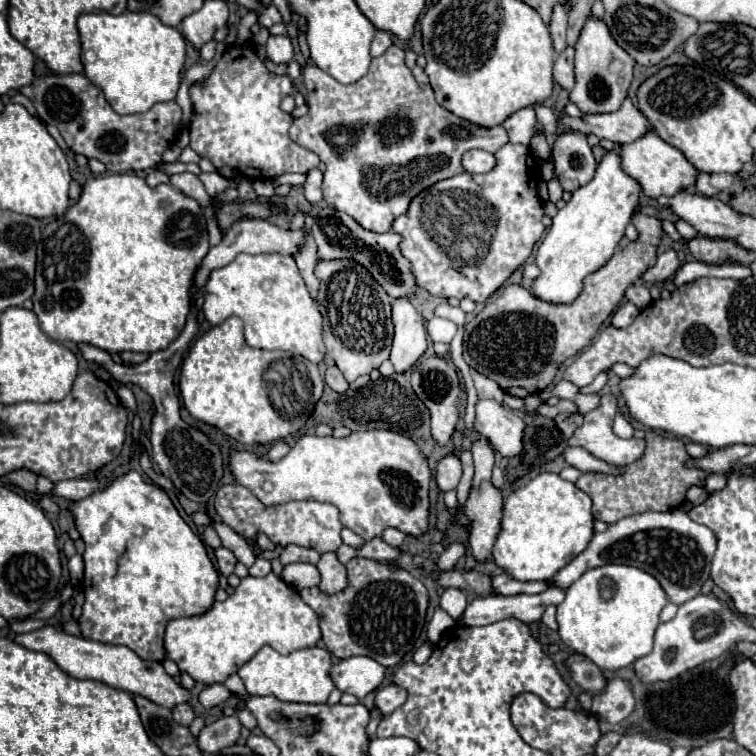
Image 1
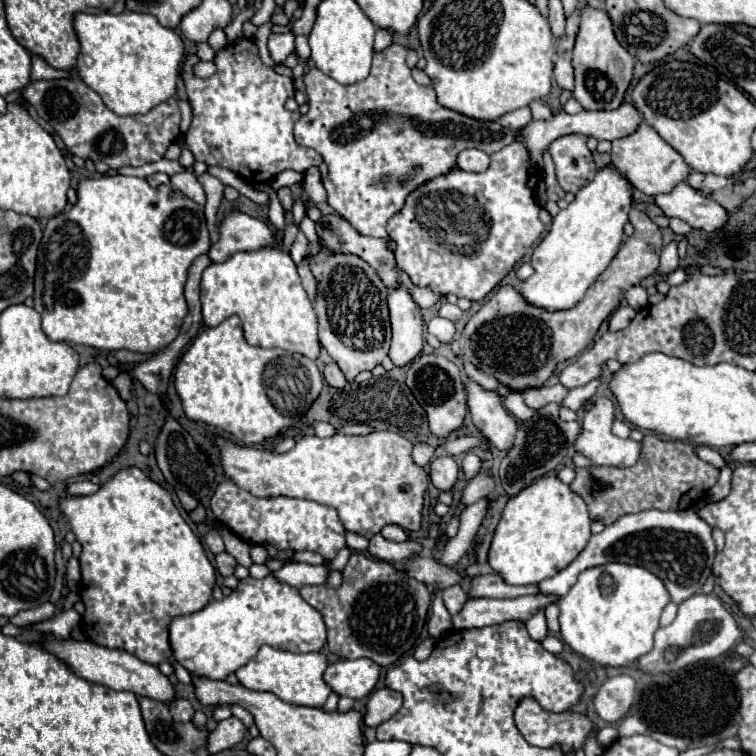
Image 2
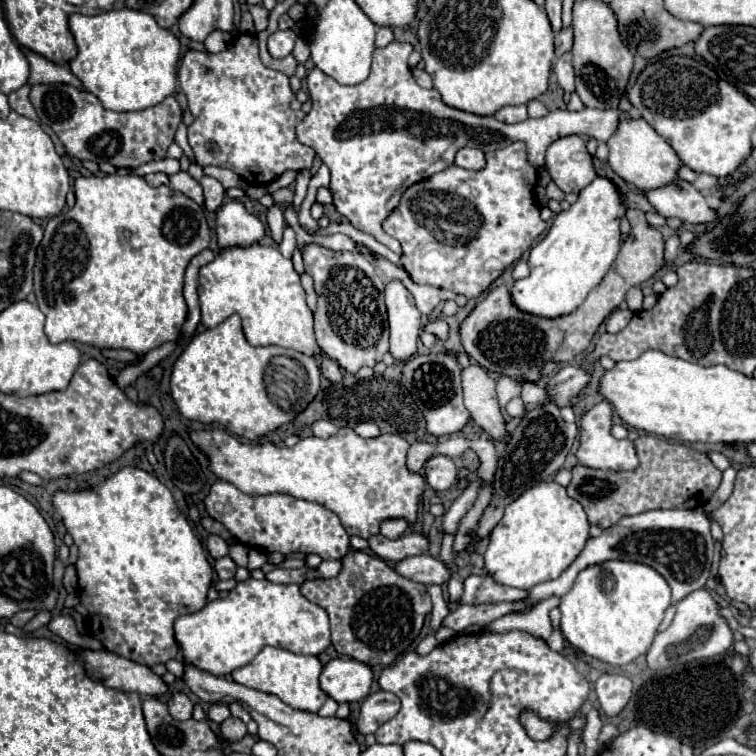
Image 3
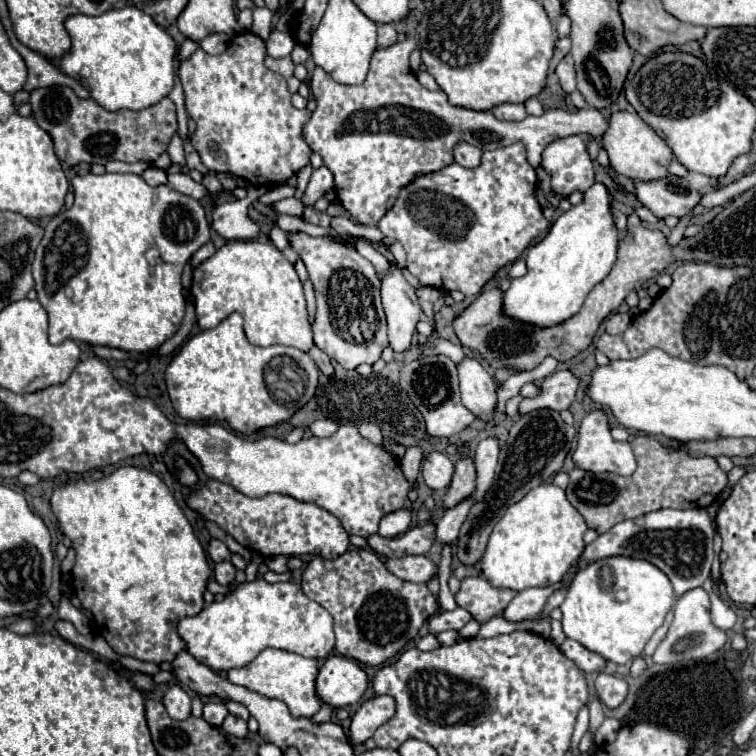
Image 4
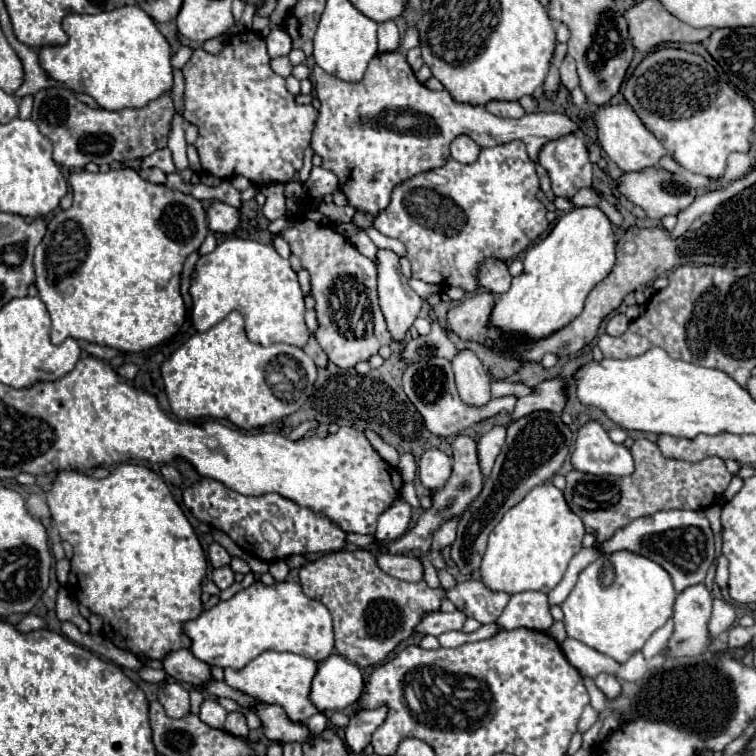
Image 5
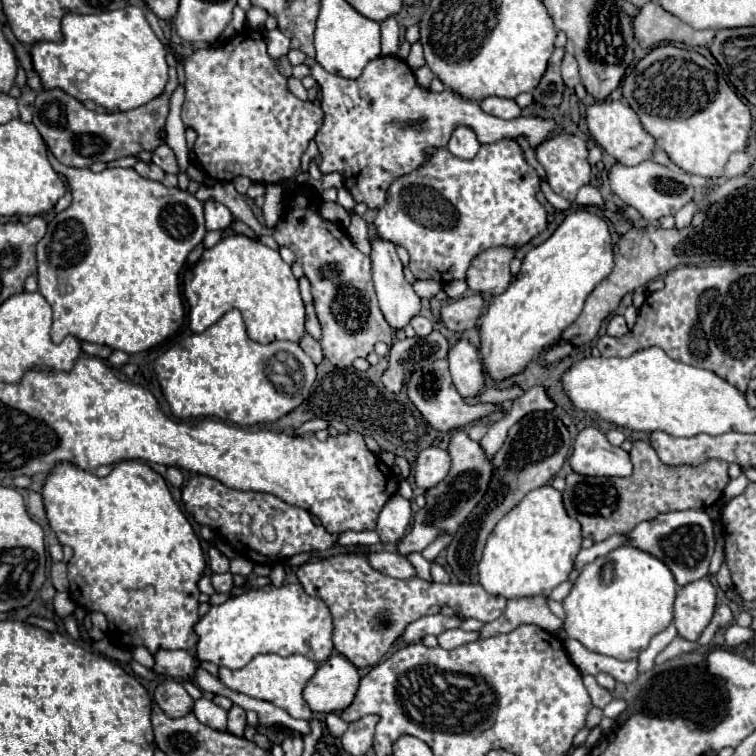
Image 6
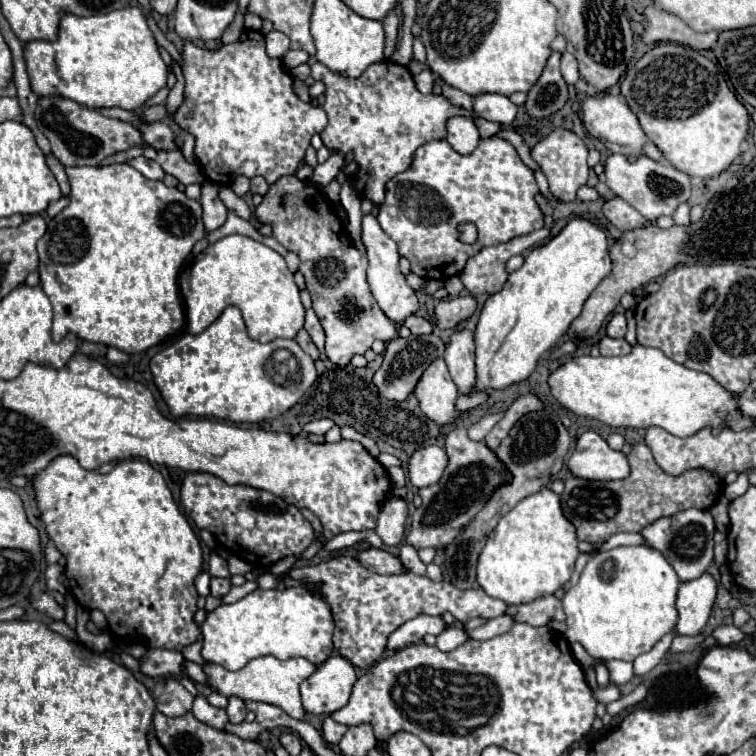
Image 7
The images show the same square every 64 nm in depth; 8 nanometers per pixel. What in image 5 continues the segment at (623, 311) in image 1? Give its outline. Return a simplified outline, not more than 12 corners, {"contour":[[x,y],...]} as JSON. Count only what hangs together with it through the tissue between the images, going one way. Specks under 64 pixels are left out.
{"contour":[[614,314],[606,332],[610,336],[622,336],[628,328],[624,314]]}

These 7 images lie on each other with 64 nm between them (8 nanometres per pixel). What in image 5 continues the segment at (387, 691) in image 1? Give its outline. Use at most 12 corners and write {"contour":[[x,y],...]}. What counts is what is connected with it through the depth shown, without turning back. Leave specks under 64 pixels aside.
{"contour":[[386,708],[362,710],[350,718],[344,742],[362,752],[384,722]]}

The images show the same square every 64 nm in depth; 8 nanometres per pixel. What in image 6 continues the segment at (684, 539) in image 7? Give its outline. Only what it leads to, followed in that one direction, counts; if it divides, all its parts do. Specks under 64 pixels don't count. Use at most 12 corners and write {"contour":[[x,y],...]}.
{"contour":[[660,514],[628,536],[668,564],[678,586],[708,576],[714,522]]}

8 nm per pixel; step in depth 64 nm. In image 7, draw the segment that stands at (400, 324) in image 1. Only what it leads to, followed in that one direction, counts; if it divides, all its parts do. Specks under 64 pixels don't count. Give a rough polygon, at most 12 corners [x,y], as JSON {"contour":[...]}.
{"contour":[[362,216],[372,296],[402,324],[418,298],[398,268],[396,242]]}

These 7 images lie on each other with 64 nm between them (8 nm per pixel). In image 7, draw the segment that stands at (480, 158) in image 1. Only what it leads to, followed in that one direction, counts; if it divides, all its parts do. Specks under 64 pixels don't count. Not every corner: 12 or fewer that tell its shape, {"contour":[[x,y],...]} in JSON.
{"contour":[[468,116],[446,122],[446,140],[460,154],[470,154],[480,140]]}

